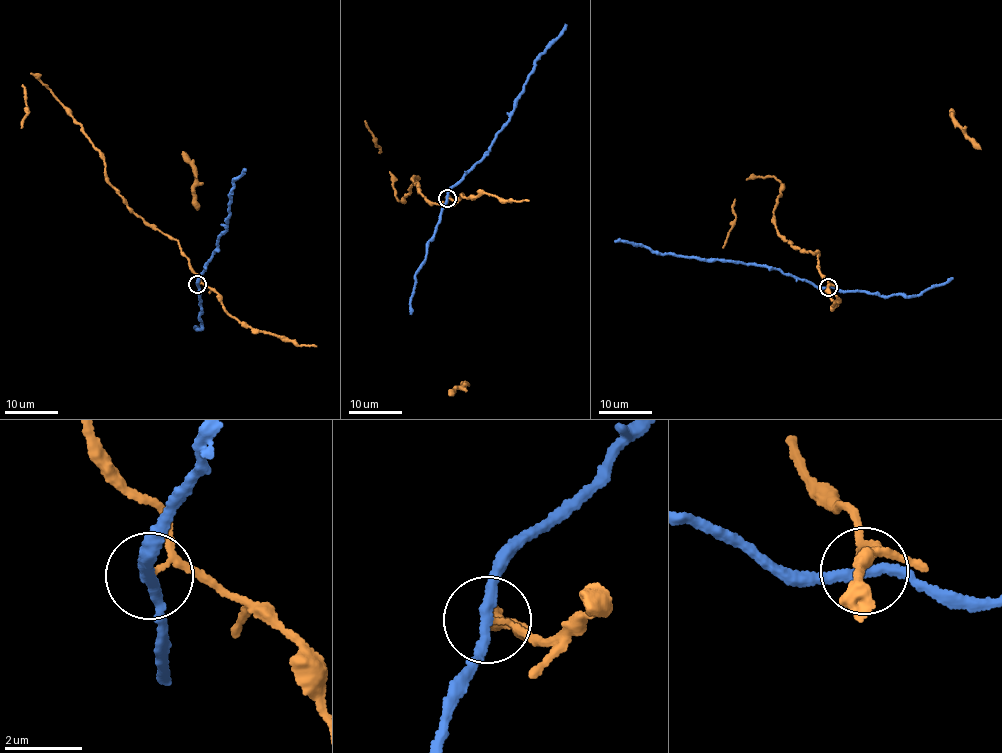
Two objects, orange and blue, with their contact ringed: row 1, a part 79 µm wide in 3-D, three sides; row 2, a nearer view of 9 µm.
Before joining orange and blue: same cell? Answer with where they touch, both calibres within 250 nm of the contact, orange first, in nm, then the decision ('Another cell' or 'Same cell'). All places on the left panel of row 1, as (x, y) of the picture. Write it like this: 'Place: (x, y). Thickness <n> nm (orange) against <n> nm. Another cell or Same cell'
Place: (197, 284). Thickness 110 nm (orange) against 280 nm. Another cell

